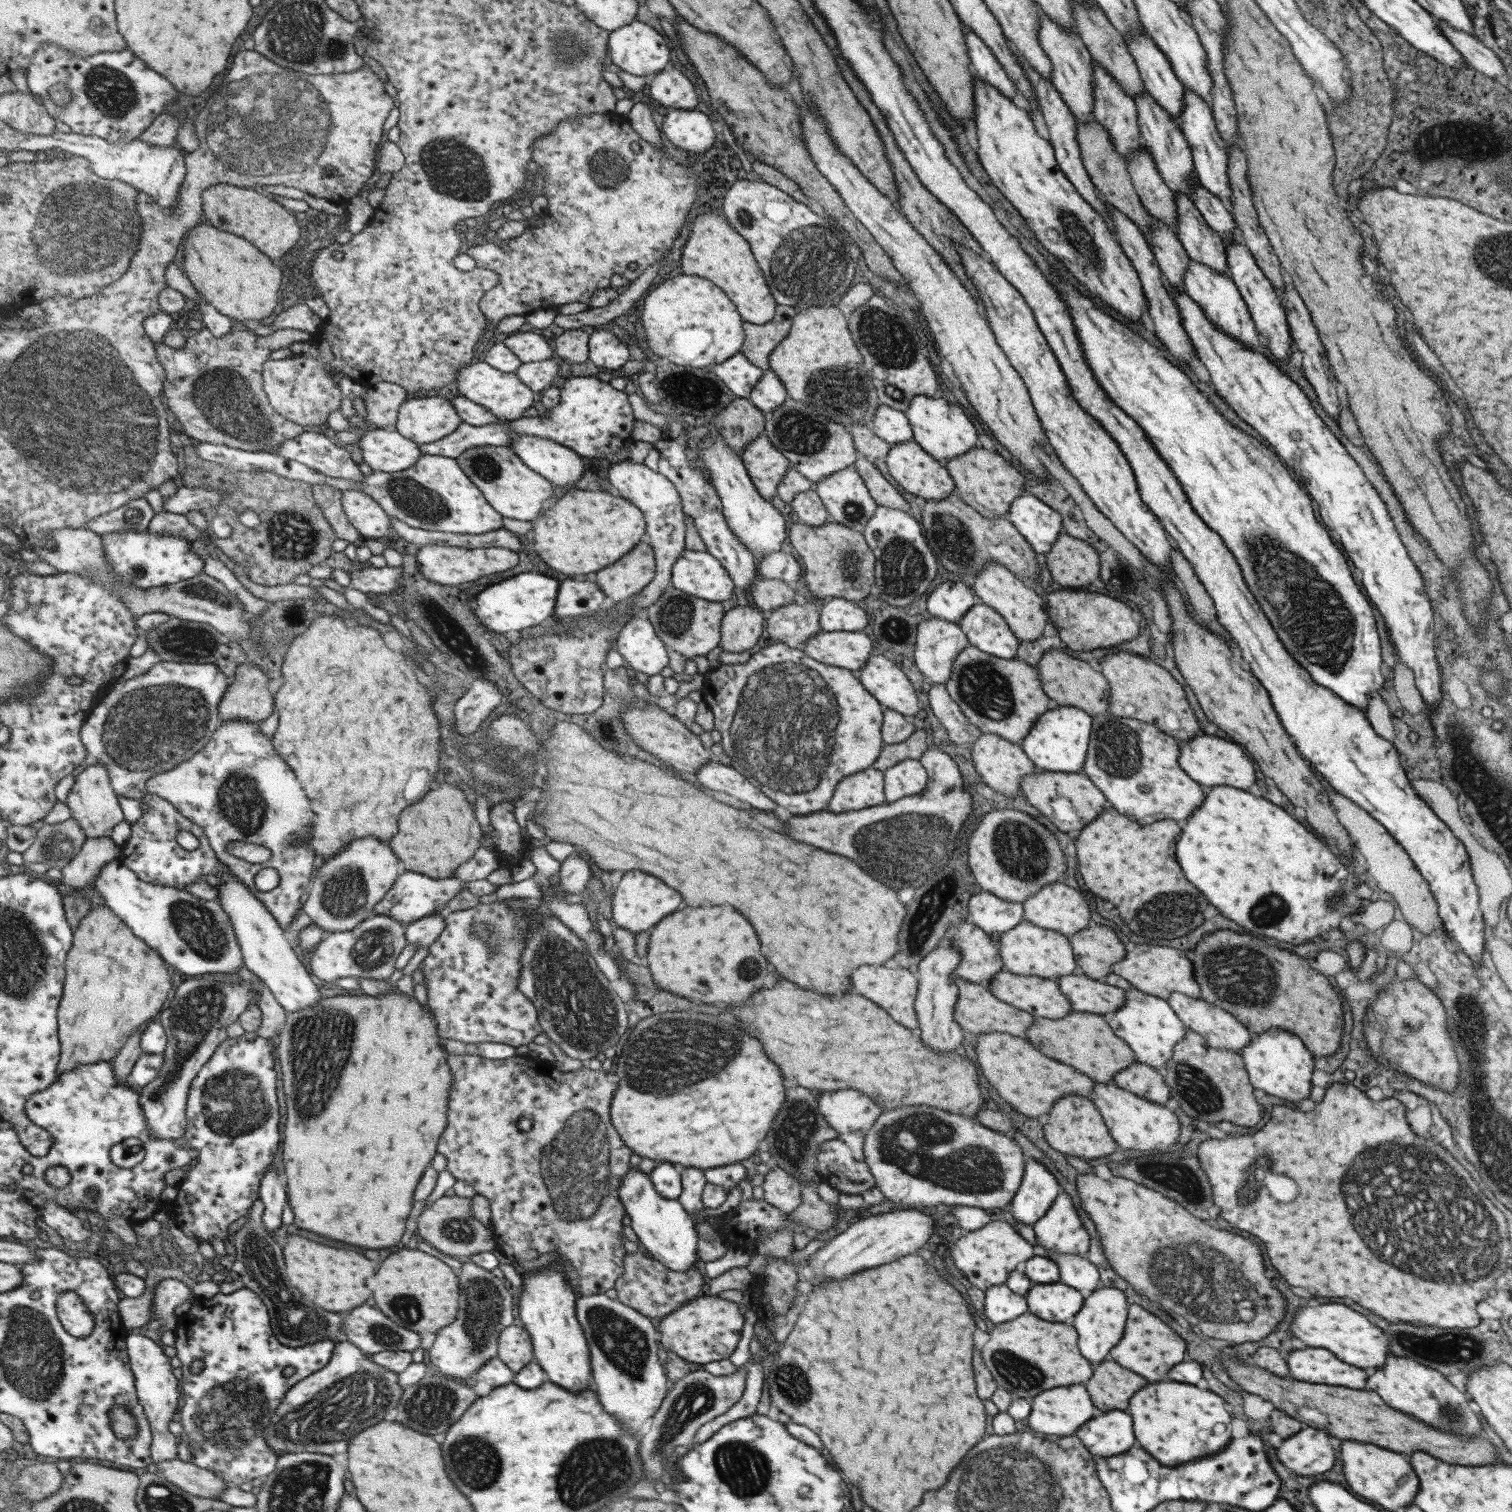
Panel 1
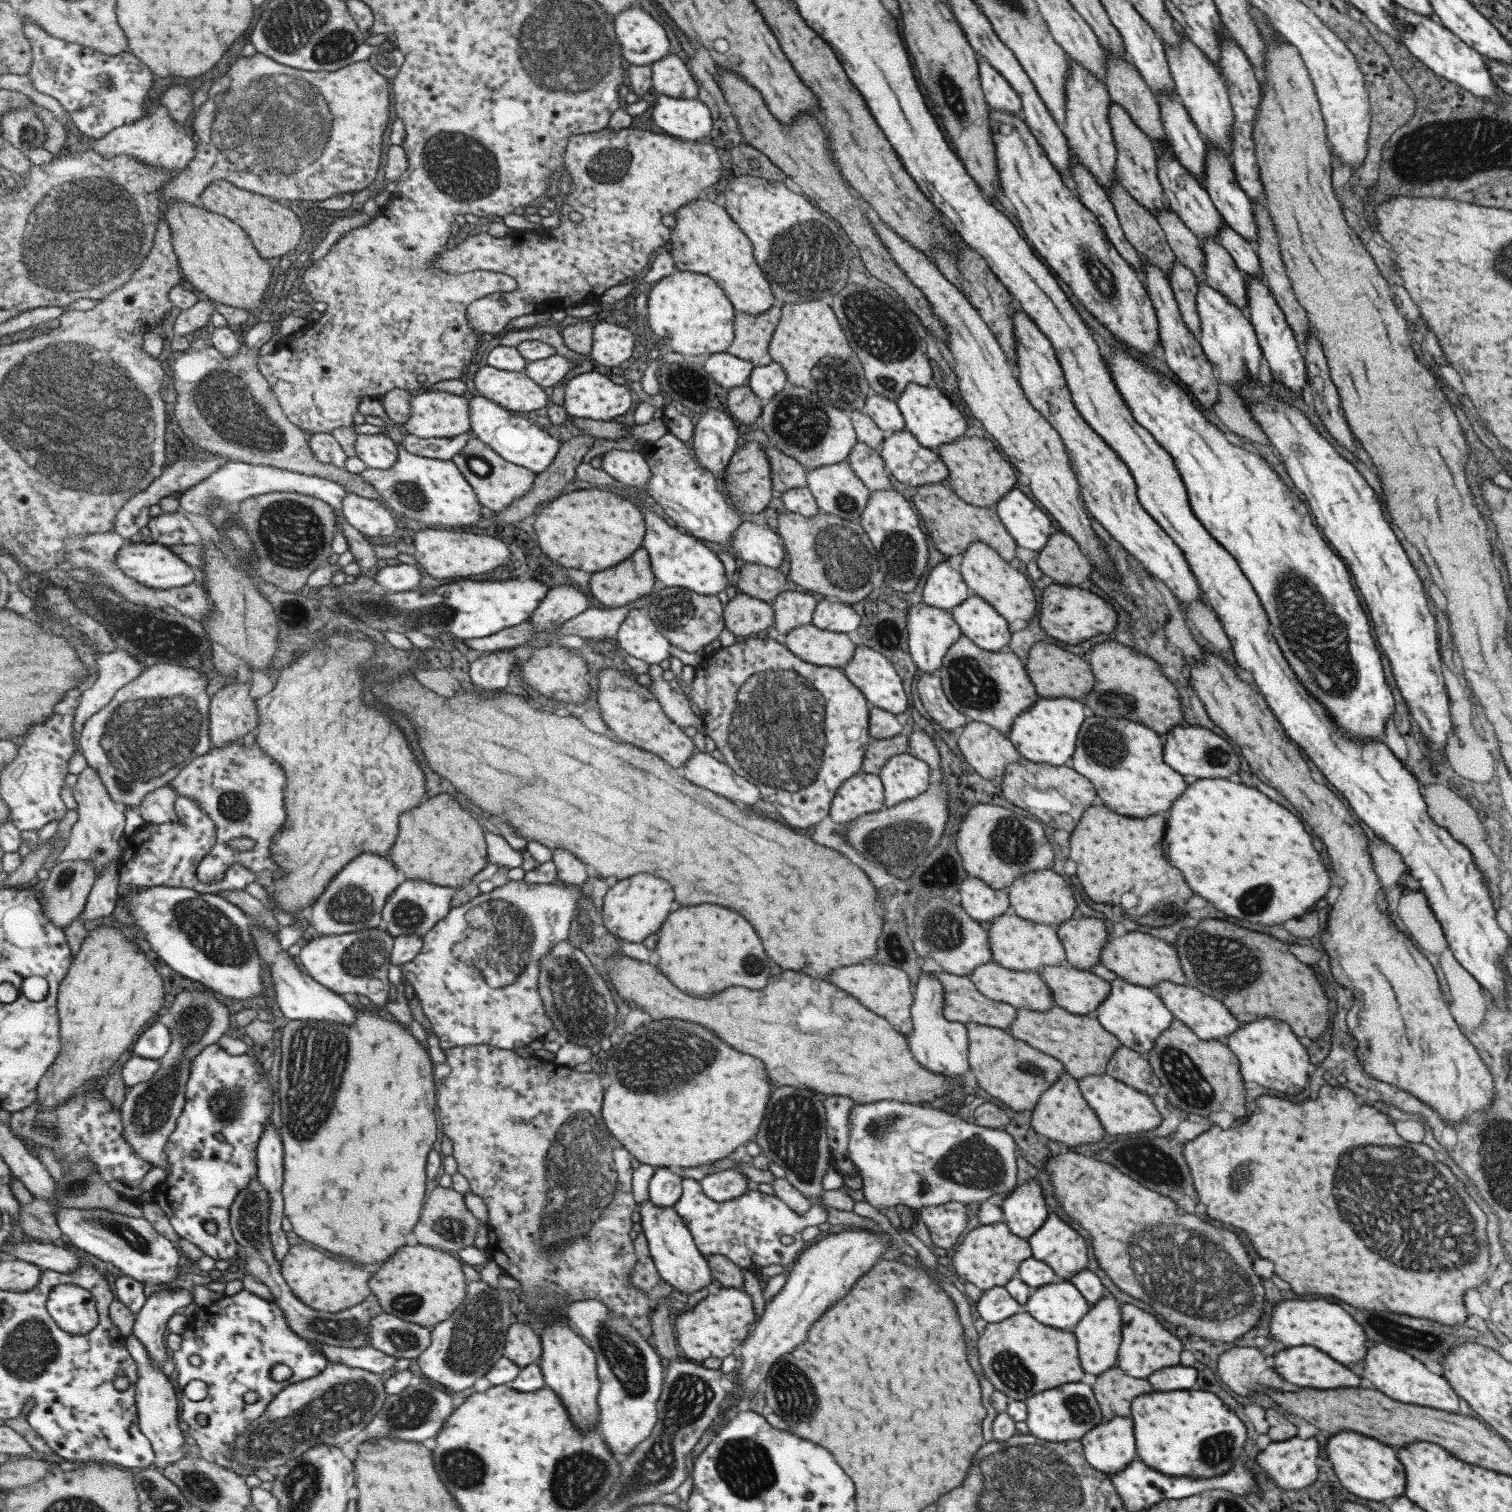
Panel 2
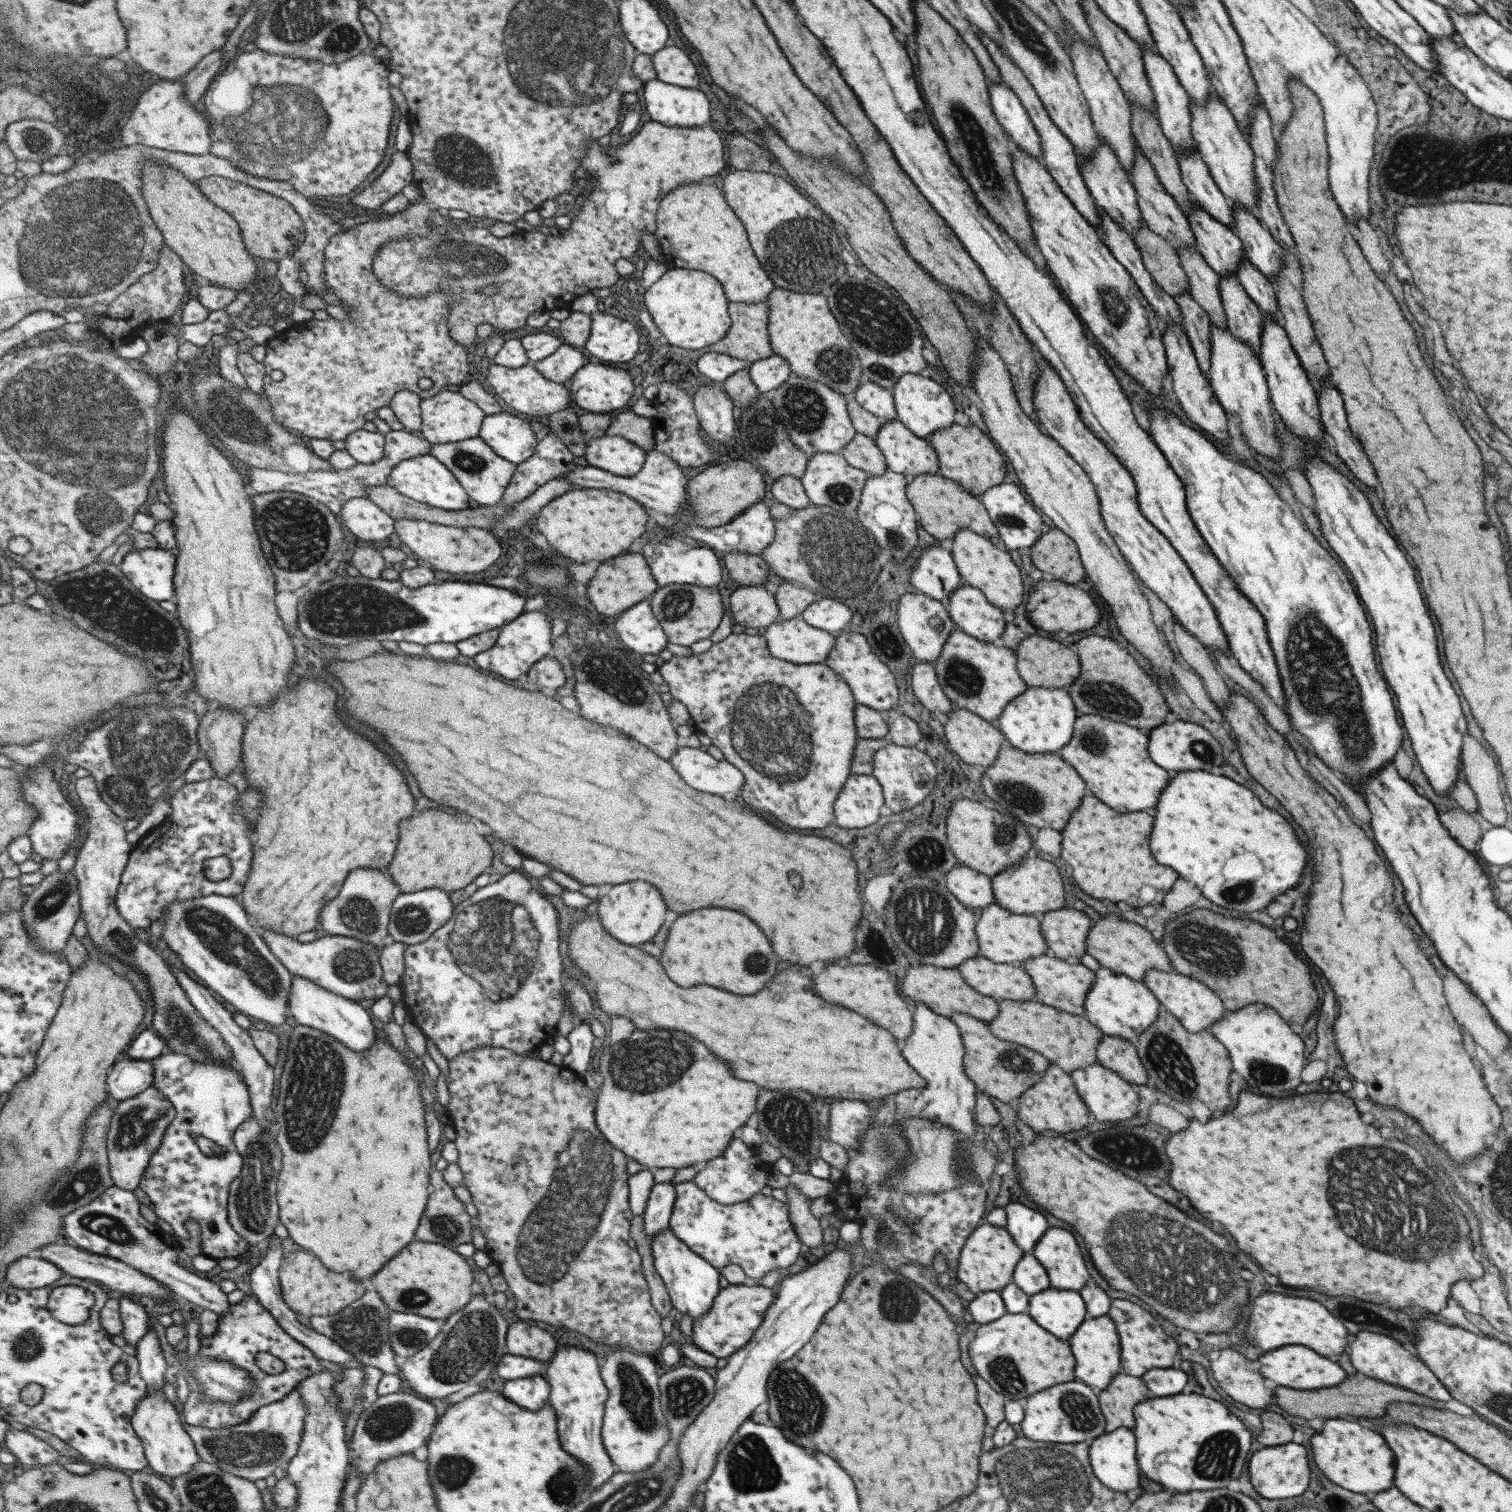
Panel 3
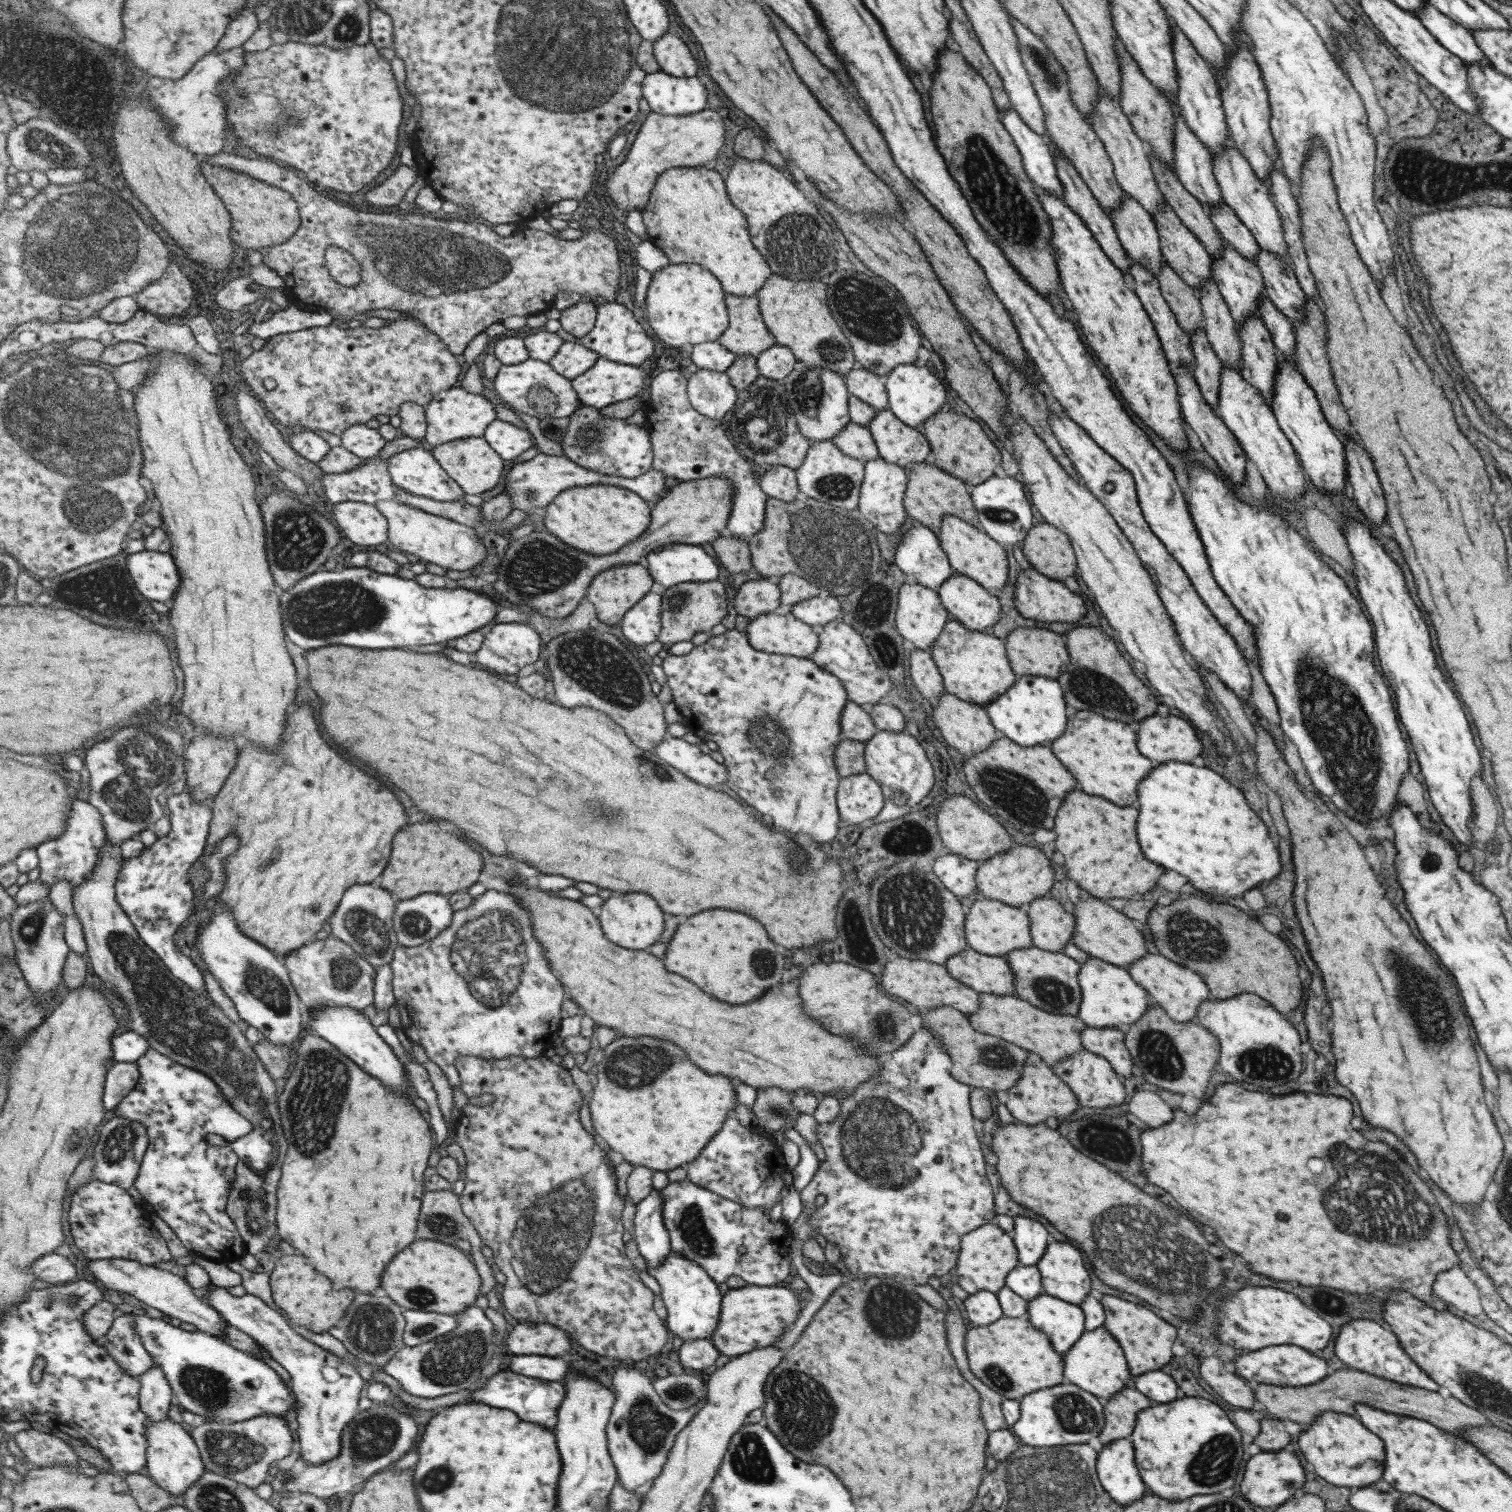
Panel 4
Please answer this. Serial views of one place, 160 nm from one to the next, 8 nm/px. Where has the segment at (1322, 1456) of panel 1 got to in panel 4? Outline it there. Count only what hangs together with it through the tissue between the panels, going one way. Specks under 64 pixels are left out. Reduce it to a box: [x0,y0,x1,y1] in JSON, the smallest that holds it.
[1239,1449,1305,1508]

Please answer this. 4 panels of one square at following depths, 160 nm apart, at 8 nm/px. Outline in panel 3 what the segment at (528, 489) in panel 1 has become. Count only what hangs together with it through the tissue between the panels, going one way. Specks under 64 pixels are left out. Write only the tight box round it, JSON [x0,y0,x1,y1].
[430,436,518,505]

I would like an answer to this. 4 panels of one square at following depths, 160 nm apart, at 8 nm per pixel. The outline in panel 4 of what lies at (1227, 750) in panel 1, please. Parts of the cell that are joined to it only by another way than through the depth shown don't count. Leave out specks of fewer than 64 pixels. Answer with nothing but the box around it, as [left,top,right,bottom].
[1134,713,1201,764]

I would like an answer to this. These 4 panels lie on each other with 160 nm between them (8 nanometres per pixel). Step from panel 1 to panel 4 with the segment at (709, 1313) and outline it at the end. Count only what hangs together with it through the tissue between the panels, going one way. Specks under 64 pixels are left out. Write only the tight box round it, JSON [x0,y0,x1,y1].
[709,1283,799,1358]

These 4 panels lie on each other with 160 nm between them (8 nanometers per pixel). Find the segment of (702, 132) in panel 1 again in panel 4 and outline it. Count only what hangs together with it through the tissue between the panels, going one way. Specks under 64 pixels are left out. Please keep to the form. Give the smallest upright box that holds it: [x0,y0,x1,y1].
[643,72,705,116]

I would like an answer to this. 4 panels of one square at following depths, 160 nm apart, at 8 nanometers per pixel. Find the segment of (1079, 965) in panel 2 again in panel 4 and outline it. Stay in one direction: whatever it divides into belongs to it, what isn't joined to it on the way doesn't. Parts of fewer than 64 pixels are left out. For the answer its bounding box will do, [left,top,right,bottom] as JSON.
[1025,898,1074,952]

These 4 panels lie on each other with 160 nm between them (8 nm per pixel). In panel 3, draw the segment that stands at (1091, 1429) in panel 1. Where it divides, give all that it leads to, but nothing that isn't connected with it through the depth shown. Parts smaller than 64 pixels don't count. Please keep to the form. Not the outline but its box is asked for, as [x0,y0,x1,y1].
[1088,1427,1140,1495]

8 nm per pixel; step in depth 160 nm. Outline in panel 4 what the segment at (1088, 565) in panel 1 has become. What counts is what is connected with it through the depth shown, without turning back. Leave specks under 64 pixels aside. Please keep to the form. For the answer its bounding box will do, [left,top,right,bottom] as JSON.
[1023,523,1076,581]

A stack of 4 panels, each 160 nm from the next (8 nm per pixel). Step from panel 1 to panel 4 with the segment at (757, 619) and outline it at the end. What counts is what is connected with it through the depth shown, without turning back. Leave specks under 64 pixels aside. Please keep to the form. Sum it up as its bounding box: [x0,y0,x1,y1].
[733,579,780,619]

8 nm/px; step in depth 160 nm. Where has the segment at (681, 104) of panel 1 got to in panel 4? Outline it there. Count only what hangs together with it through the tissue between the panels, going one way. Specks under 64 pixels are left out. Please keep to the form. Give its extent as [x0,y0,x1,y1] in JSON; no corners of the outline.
[654,34,697,78]

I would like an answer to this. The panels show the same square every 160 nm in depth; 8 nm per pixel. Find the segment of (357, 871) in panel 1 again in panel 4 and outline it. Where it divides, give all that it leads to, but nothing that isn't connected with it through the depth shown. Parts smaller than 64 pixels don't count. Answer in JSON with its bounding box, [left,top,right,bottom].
[330,883,400,968]

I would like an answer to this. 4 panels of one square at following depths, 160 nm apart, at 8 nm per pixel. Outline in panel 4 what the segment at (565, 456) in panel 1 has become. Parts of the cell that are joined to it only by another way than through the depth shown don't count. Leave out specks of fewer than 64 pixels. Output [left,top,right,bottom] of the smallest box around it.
[484,419,535,461]

